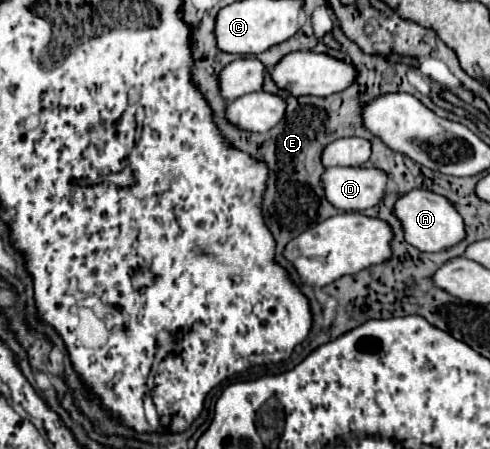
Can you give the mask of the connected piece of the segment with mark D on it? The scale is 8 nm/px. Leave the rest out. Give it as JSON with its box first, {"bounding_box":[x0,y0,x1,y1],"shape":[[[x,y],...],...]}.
{"bounding_box":[321,168,387,212],"shape":[[[327,168],[321,186],[331,206],[343,212],[361,212],[375,206],[387,184],[387,174],[377,168]]]}

